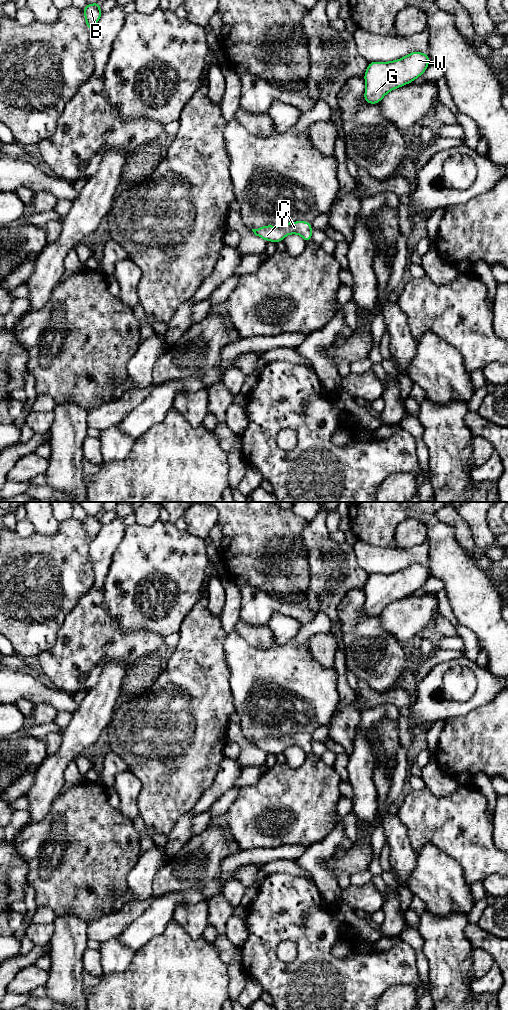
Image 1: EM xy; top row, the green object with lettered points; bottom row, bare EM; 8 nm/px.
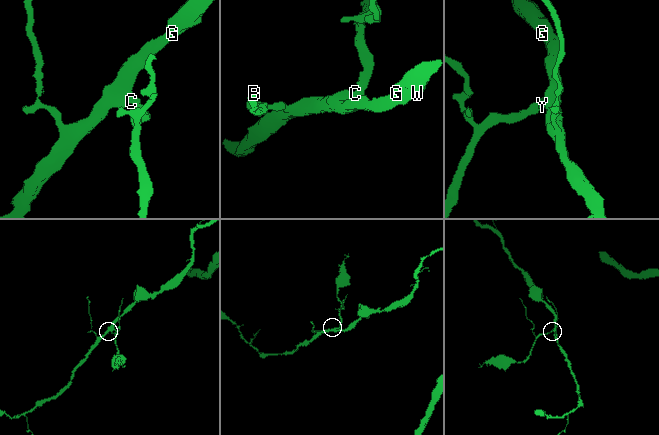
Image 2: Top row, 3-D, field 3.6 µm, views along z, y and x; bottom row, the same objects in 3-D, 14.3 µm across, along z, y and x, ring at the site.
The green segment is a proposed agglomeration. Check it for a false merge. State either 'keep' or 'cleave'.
keep

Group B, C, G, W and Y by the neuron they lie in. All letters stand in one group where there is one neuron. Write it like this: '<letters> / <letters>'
B C G W Y

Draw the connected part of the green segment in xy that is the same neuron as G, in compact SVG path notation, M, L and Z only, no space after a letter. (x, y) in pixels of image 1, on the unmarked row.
M413 563L403 570L389 574L369 574L364 586L364 613L377 616L391 602L400 600L420 589L429 578L430 569Z

